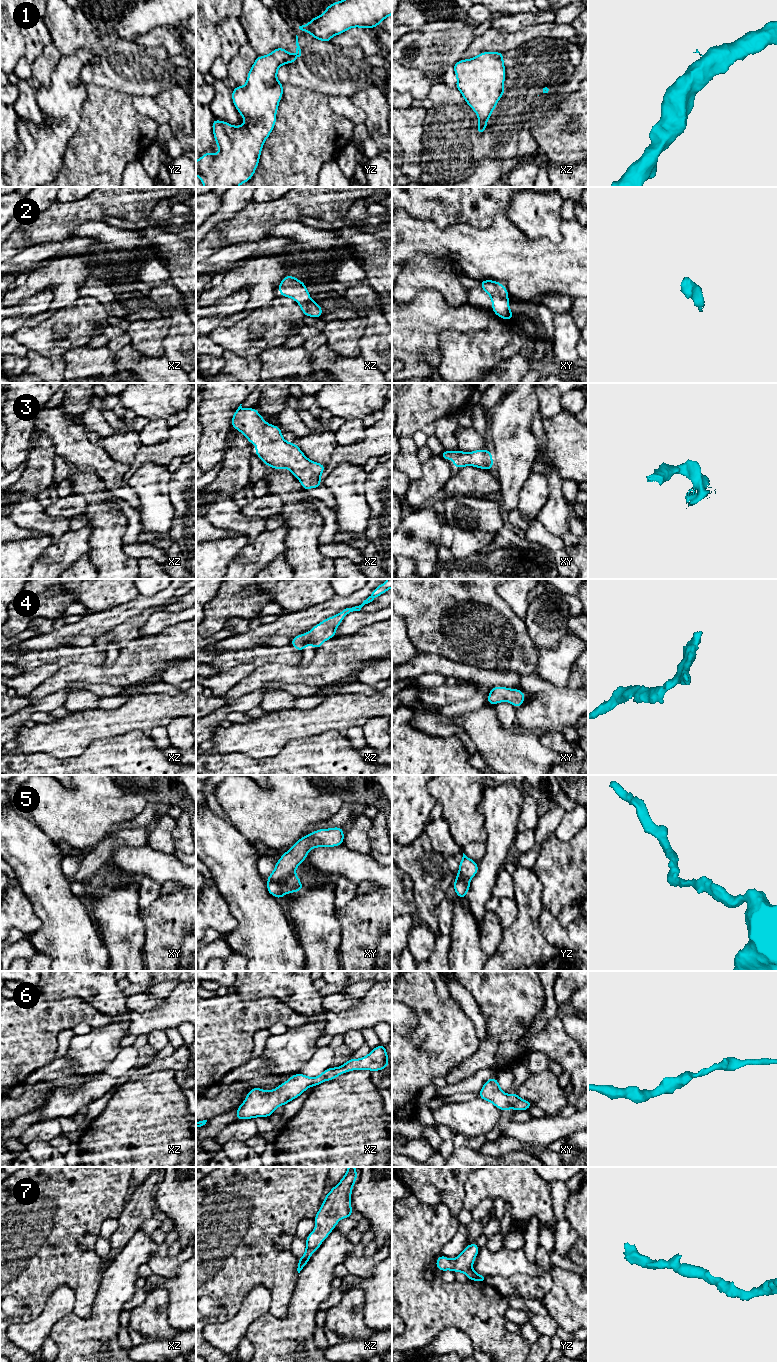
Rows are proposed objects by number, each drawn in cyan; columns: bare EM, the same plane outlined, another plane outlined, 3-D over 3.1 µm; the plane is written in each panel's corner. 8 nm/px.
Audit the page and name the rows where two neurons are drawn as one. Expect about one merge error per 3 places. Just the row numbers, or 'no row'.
1, 5

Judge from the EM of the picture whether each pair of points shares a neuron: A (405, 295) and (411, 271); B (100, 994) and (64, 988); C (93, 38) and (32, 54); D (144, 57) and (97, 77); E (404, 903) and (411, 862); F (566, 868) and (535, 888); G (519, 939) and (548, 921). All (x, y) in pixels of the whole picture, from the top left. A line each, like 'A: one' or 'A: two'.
A: one
B: one
C: two
D: one
E: two
F: two
G: two

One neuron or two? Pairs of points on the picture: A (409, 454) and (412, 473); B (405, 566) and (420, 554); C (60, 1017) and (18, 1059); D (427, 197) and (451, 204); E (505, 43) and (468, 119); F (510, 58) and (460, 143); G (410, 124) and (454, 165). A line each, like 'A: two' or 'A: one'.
A: one
B: two
C: one
D: one
E: two
F: one
G: two

